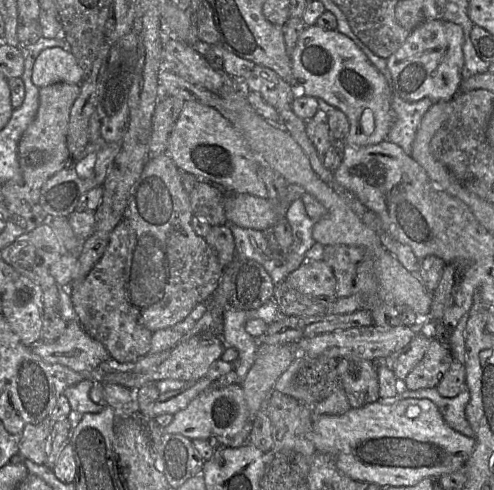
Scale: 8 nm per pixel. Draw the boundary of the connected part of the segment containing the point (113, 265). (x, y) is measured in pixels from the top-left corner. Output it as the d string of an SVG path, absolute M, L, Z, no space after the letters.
M123 219L110 233L108 245L84 279L66 287L72 306L84 330L108 350L119 363L133 363L150 352L152 332L132 316L125 299L124 265L127 251L128 228Z

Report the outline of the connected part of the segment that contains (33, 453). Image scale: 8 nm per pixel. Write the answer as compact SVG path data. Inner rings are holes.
M50 421L28 424L17 436L18 458L29 459L36 464L45 464L47 438L50 435Z

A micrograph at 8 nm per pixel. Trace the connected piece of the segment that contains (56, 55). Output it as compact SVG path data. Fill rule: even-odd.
M50 47L41 51L35 59L32 82L39 89L56 83L80 85L82 70L70 51Z

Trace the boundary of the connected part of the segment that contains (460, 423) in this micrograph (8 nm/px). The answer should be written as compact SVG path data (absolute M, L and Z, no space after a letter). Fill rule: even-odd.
M399 383L399 397L401 398L427 398L434 402L441 412L445 422L457 432L467 436L475 437L466 415L465 408L470 399L470 391L467 386L455 397L446 398L434 388L423 388L408 390Z

